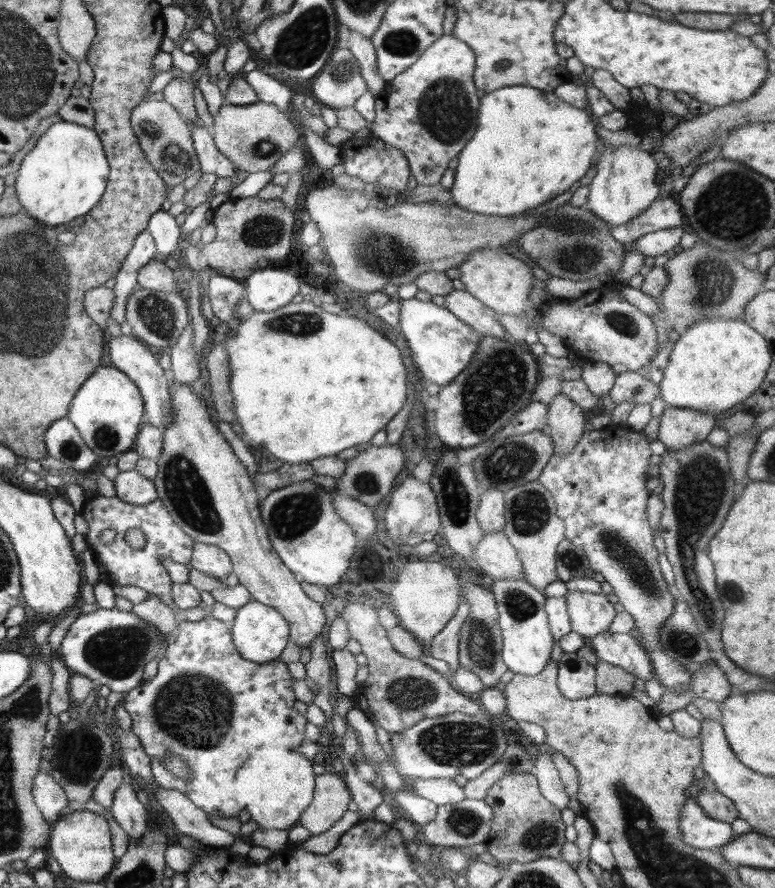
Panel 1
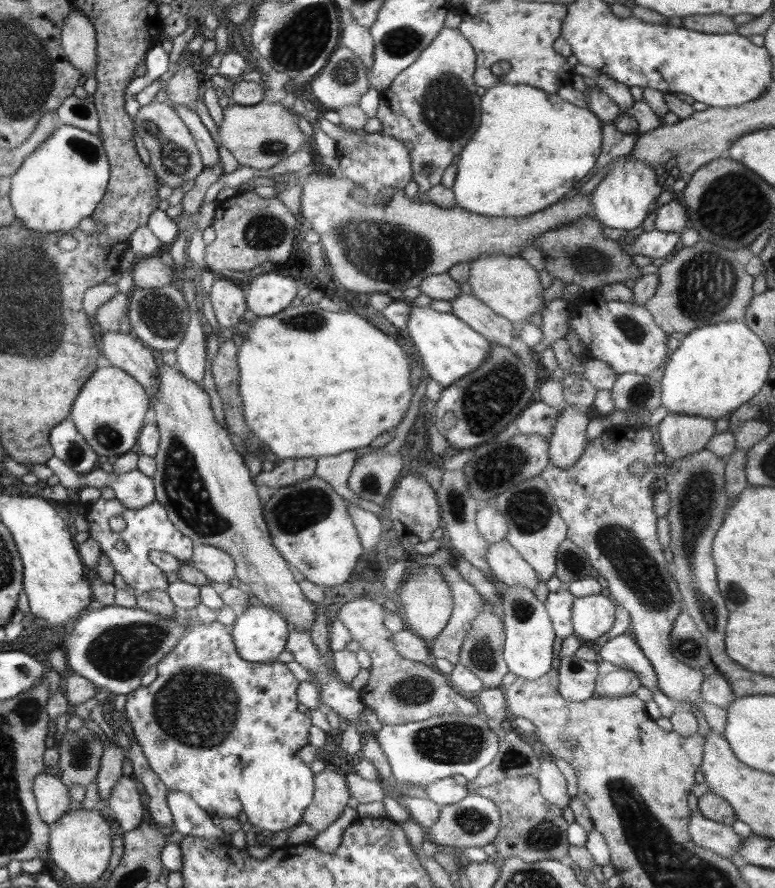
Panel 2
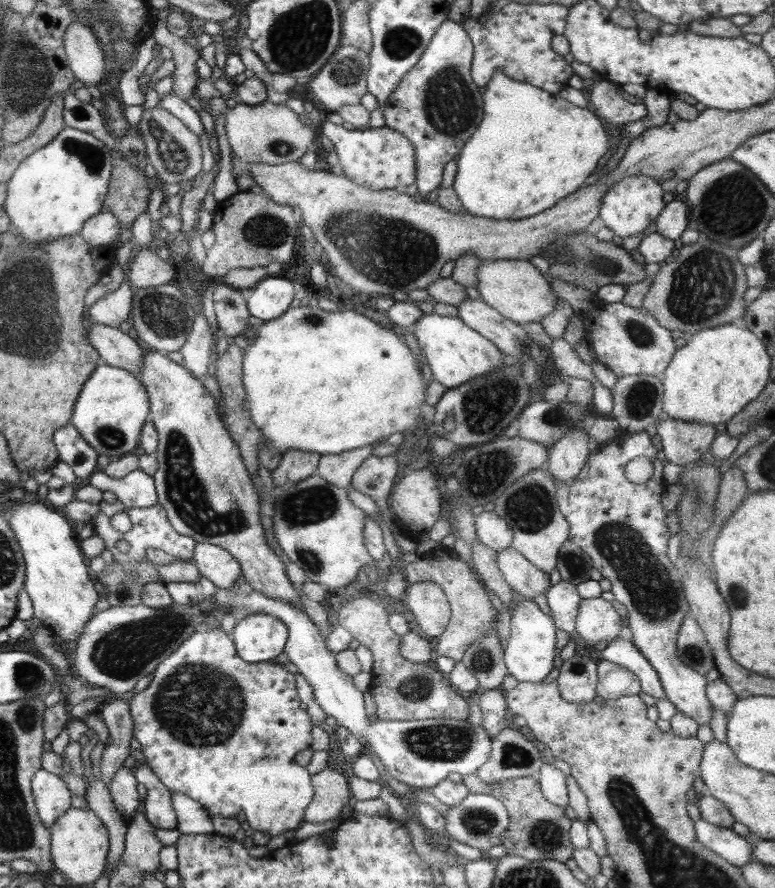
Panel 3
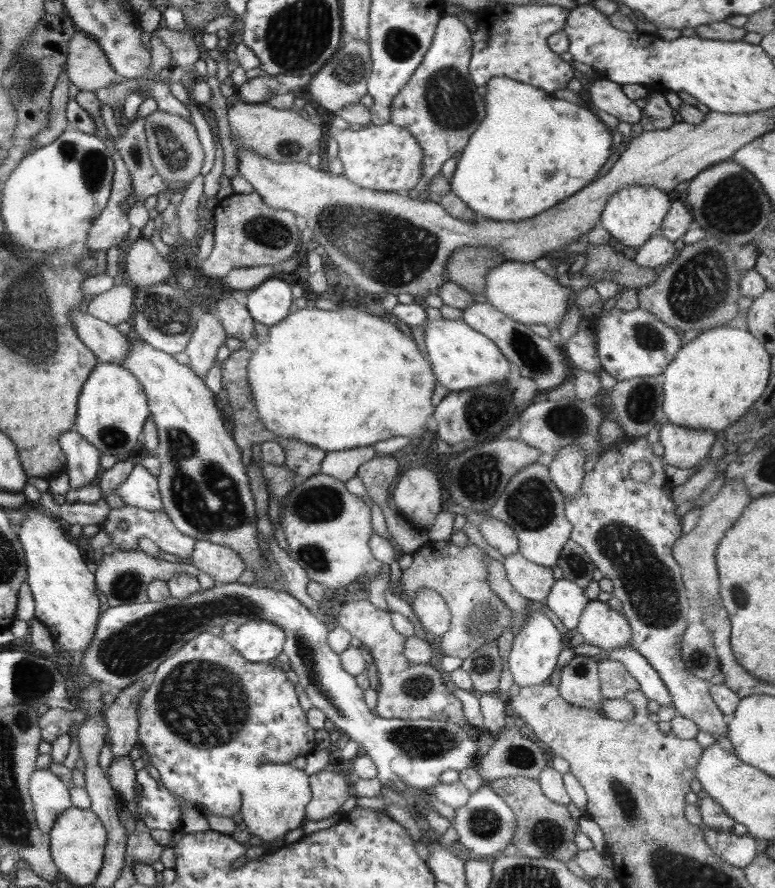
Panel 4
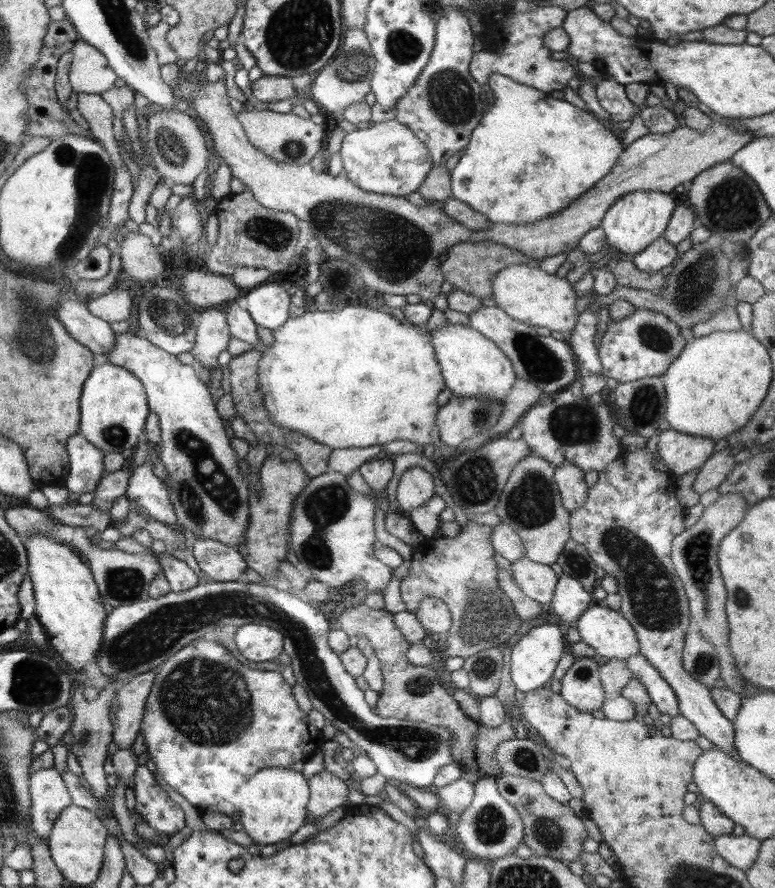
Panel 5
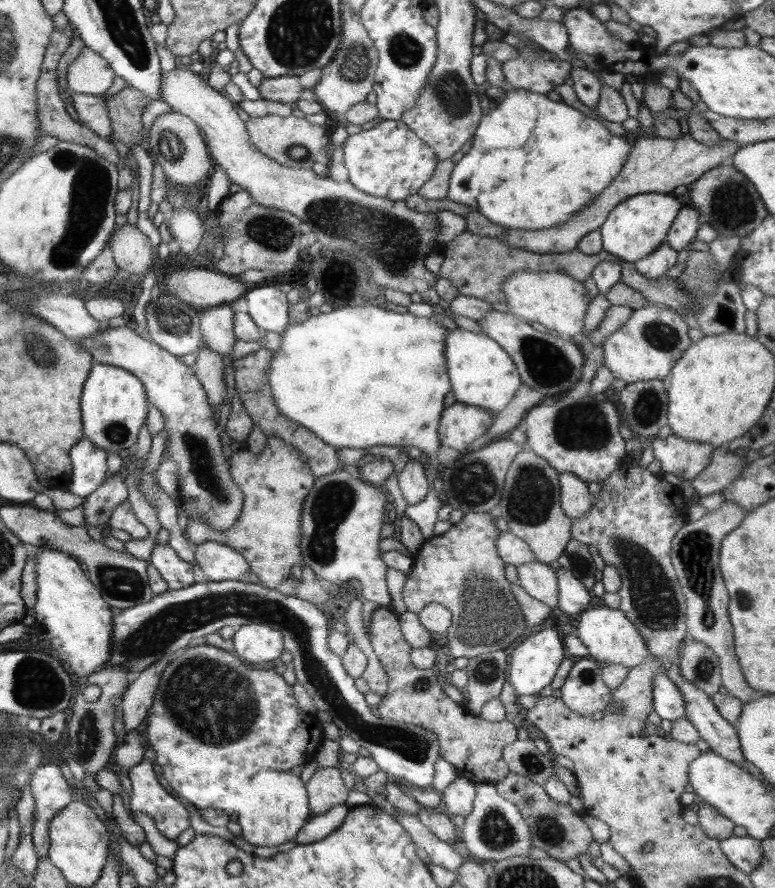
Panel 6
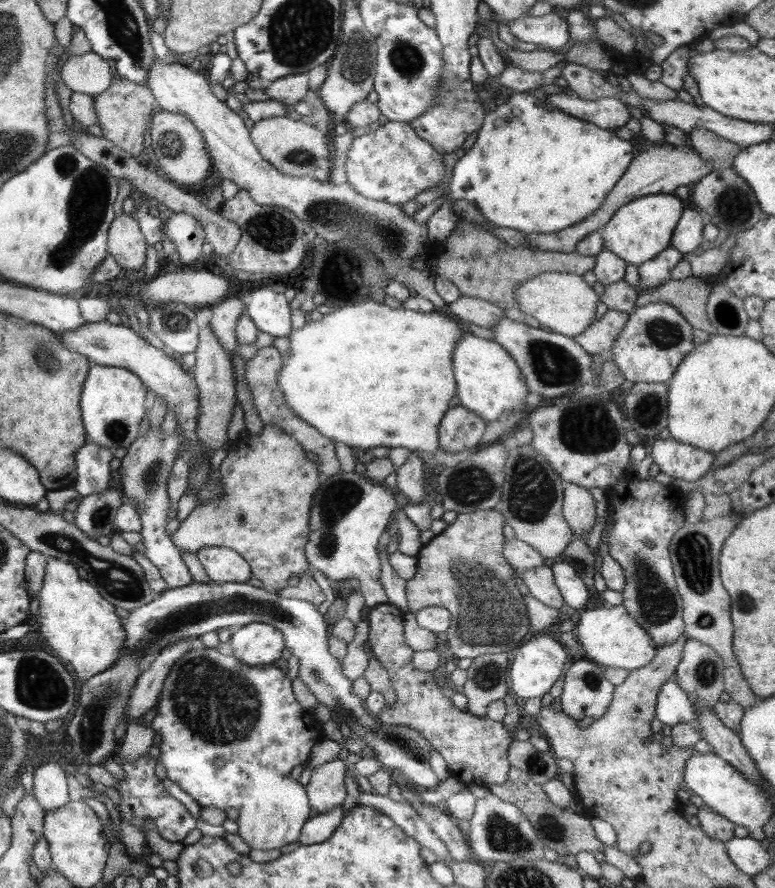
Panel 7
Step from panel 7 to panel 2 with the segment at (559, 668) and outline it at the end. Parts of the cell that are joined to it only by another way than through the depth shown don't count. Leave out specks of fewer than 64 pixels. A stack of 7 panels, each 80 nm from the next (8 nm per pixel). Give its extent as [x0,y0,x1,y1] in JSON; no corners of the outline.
[498,585,555,680]

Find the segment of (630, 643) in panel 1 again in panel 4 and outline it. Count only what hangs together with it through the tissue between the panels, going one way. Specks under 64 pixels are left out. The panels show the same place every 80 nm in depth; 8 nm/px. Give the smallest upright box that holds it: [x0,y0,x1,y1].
[604,643,673,706]

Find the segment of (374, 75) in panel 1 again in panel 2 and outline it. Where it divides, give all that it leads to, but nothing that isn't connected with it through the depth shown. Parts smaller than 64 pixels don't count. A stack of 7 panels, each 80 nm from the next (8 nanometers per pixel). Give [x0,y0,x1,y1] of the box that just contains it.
[339,14,374,73]

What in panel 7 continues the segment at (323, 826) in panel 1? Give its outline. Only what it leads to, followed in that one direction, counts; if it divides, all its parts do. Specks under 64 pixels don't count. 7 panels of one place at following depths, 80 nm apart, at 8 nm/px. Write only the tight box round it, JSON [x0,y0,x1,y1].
[305,758,348,813]

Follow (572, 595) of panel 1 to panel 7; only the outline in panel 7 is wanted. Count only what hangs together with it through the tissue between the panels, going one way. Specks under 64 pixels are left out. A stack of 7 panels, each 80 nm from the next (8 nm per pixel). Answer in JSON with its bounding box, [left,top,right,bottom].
[574,605,659,671]

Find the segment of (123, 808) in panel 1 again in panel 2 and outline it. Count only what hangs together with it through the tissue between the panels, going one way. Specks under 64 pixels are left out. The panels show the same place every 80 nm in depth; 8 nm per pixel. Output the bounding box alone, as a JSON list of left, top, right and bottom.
[106,772,144,832]

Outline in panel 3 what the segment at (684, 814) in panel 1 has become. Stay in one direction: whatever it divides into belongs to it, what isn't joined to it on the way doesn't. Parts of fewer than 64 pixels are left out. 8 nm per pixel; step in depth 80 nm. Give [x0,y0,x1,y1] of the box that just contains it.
[694,819,753,867]

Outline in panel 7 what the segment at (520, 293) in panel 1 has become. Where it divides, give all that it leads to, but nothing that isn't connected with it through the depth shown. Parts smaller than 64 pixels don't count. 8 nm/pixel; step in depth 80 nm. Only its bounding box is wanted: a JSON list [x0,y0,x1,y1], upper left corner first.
[515,272,599,338]

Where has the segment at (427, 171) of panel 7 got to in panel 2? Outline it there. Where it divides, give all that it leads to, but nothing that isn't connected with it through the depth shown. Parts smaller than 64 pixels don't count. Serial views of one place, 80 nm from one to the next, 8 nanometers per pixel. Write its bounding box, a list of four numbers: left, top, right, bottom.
[318,118,413,196]

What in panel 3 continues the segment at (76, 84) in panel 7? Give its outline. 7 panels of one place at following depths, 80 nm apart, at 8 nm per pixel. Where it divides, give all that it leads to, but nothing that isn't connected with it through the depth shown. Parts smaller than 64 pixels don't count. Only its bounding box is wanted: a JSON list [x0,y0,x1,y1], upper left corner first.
[64,20,107,88]

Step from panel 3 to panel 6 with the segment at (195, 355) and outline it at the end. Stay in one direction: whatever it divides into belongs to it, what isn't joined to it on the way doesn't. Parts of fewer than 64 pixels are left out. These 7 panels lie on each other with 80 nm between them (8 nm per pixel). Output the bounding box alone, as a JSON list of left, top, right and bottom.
[200,304,237,359]

